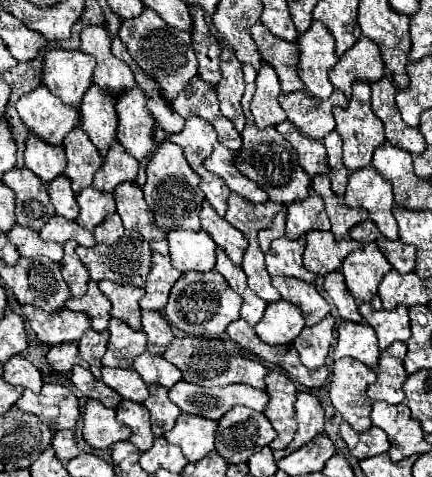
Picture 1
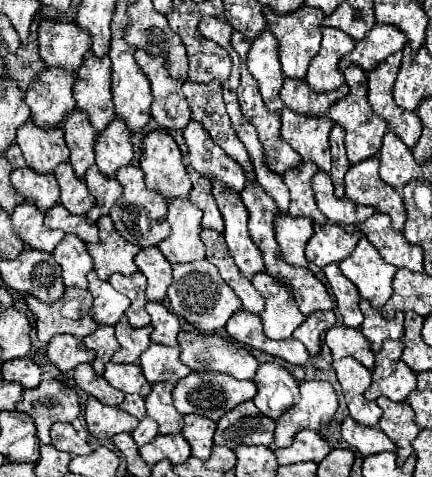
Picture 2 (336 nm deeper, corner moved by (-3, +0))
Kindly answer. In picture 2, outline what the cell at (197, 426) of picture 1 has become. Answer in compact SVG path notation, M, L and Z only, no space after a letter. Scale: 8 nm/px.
M184 416L182 434L192 446L192 456L206 460L212 450L212 436L216 432L216 422L204 416Z

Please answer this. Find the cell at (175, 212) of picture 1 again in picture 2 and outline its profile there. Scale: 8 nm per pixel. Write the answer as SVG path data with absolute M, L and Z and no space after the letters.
M162 130L144 136L140 168L144 170L146 186L164 198L186 198L192 188L178 144Z

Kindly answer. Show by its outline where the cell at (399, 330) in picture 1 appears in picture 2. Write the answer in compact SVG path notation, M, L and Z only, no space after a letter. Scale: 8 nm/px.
M360 300L360 310L364 314L364 322L360 326L362 334L366 336L366 340L370 342L372 352L376 354L382 348L384 340L400 340L404 334L404 314L396 312L396 316L392 320L384 320L382 314L370 306L368 300Z

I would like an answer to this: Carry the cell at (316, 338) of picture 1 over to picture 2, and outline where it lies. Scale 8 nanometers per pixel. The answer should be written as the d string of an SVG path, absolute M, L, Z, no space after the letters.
M314 312L294 330L292 336L306 346L310 356L316 356L320 352L320 336L322 336L322 332L332 328L334 322L336 322L334 312Z

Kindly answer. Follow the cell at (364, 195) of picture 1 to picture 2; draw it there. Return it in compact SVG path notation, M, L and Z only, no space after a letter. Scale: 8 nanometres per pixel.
M366 158L358 164L352 164L346 178L346 198L374 206L378 212L384 212L392 218L392 228L402 230L406 222L406 208L402 204L402 196L396 188L388 186L378 176L378 158Z

